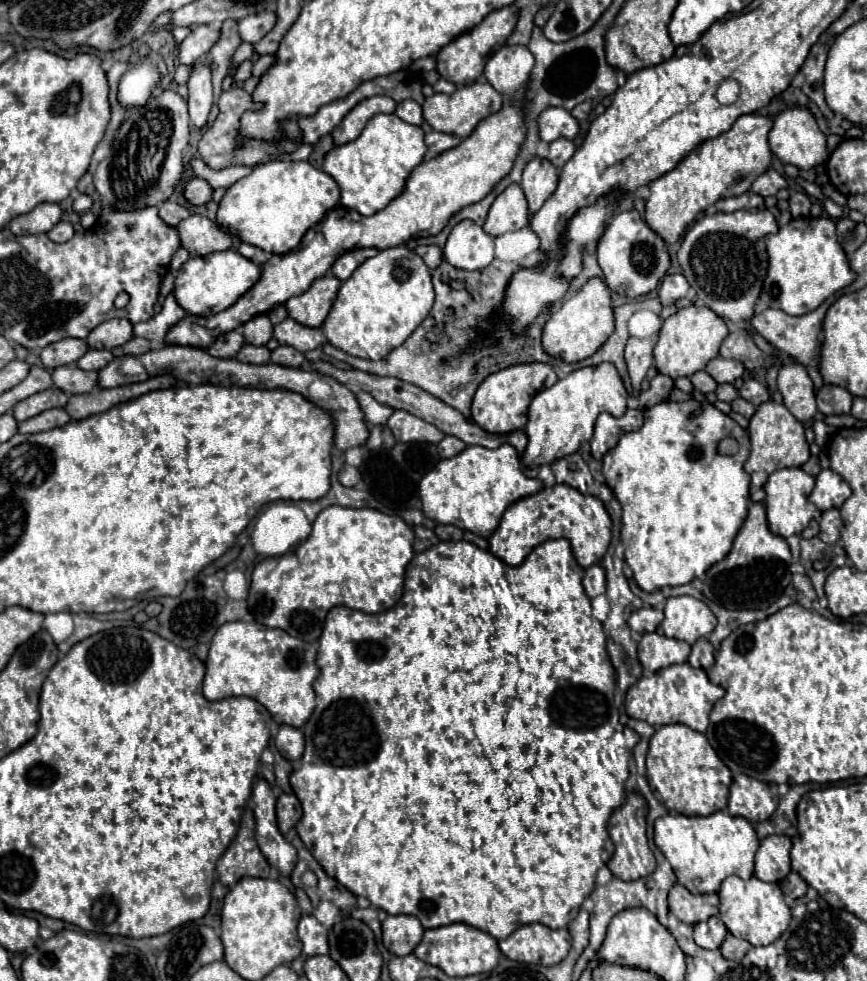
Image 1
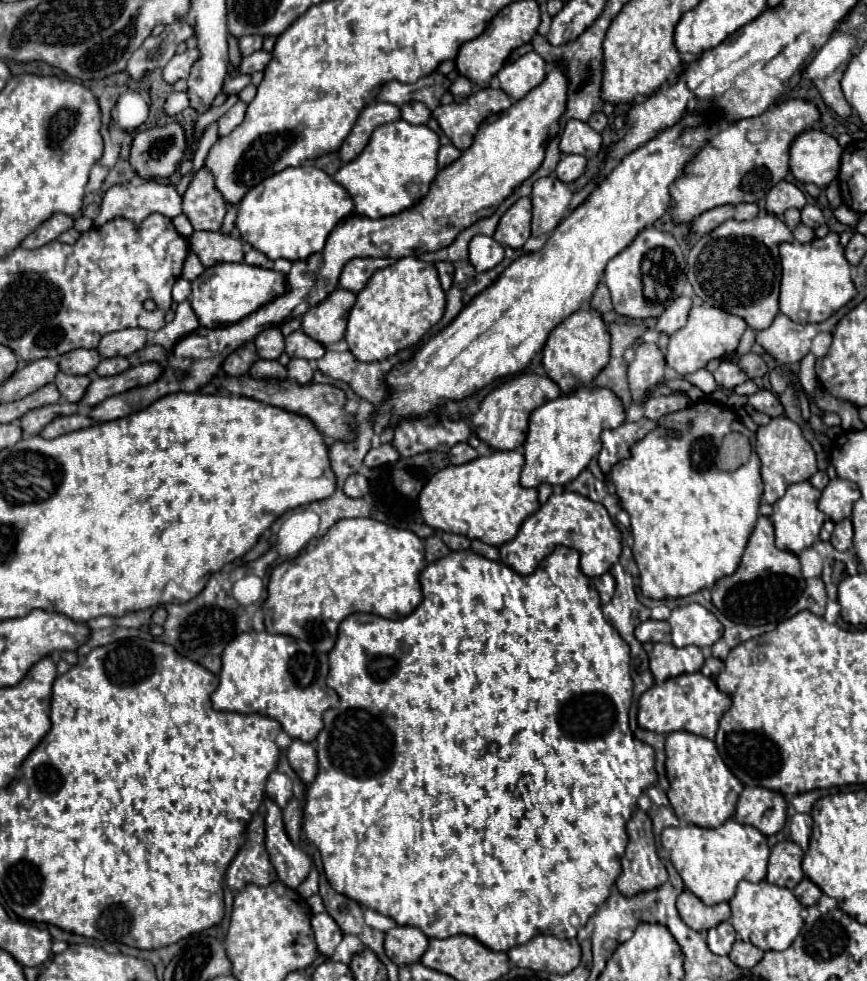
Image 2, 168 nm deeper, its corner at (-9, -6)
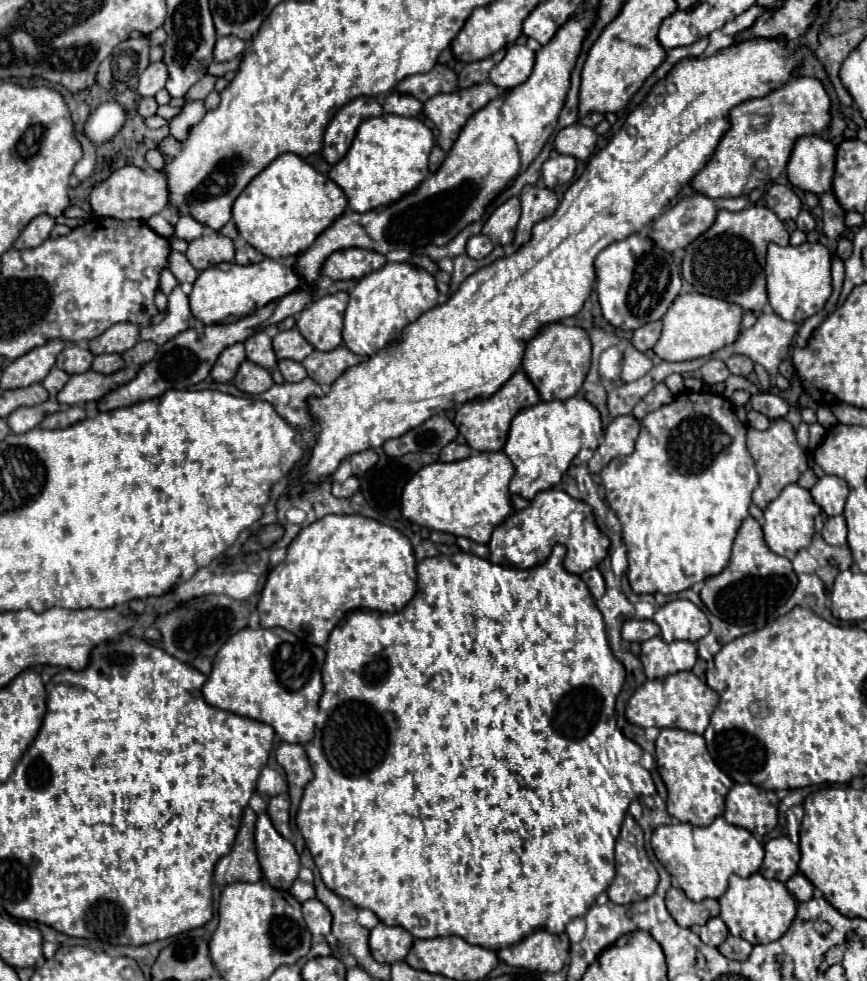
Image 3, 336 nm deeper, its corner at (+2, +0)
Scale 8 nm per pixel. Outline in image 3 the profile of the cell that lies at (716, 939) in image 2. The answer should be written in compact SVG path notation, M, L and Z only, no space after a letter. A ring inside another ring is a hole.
M711 917L711 919L701 927L701 933L699 933L701 941L703 941L705 945L709 945L709 947L719 947L719 945L725 941L727 935L729 935L729 929L727 929L727 925L725 925L719 917Z

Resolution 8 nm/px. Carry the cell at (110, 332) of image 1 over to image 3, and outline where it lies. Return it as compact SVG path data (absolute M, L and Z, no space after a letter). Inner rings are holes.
M115 323L89 343L89 351L93 355L123 353L139 341L139 331L141 327L135 323Z

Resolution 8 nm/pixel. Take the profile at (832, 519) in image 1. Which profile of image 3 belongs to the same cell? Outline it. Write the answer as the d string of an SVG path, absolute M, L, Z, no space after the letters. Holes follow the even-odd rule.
M835 515L829 517L823 531L821 531L823 539L829 545L845 545L847 543L847 527L845 527L845 517L843 515Z

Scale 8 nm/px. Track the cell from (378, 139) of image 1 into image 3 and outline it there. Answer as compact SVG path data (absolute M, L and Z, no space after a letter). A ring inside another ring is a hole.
M383 113L383 117L371 117L359 125L351 149L331 167L329 177L343 189L353 211L367 213L399 201L429 175L427 157L431 147L433 133L419 119Z

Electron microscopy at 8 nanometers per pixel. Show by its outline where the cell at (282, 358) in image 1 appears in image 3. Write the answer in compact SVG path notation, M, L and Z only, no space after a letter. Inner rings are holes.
M281 359L279 361L279 371L281 371L281 375L287 383L297 383L297 381L307 377L305 367L299 361L293 361L293 359Z

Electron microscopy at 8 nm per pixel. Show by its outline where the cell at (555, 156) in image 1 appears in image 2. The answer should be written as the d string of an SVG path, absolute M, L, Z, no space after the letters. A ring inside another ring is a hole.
M564 155L556 167L556 177L562 183L576 181L586 169L586 157L582 155Z

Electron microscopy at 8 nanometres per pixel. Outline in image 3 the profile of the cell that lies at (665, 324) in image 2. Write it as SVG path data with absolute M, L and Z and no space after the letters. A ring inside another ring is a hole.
M651 321L651 323L635 329L633 331L633 345L637 349L641 349L641 351L651 349L657 343L657 339L659 339L661 329L663 329L663 323L661 321Z

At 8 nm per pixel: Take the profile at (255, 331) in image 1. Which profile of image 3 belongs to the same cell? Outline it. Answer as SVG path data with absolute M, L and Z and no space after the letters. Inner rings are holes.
M257 331L255 335L251 335L245 341L245 349L247 349L249 361L253 361L265 369L273 369L277 365L277 357L271 347L271 337L267 337L265 331Z

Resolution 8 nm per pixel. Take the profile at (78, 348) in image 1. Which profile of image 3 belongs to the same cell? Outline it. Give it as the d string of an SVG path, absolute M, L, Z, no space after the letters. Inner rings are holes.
M65 345L65 349L57 355L57 367L65 369L69 375L89 371L91 361L93 361L93 353L77 345Z

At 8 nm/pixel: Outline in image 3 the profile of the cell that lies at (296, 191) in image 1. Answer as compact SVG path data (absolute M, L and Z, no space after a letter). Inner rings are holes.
M293 153L279 155L235 199L233 221L239 235L271 259L303 253L347 207L341 187Z

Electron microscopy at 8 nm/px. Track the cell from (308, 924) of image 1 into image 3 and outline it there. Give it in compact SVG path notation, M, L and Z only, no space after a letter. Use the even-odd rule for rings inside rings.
M309 899L303 903L303 917L313 937L327 937L331 933L331 913L319 899Z

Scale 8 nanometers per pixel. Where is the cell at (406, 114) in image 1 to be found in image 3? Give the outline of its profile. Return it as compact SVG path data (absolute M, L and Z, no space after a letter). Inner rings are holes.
M391 93L385 97L385 103L383 103L385 113L395 113L395 115L403 115L403 117L417 117L421 107L423 107L421 101L417 101L413 95L405 95L405 93Z

